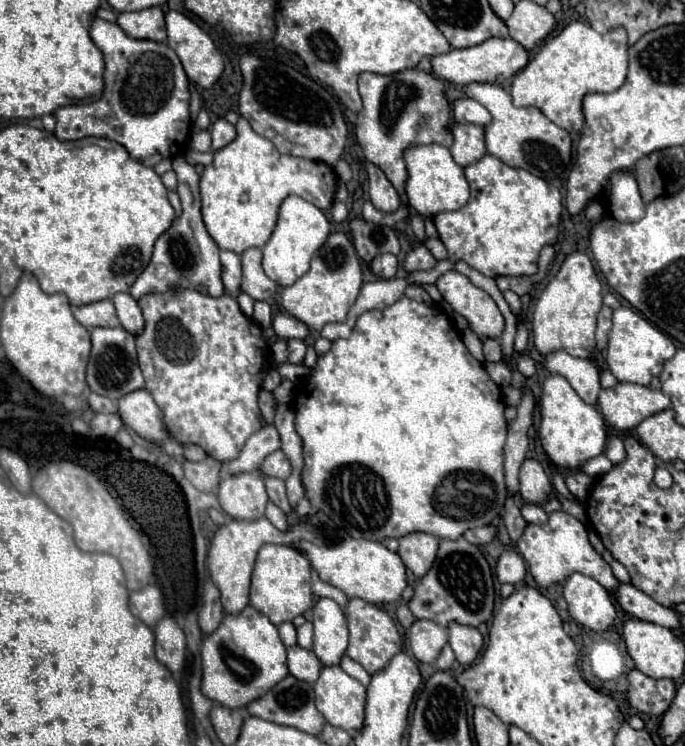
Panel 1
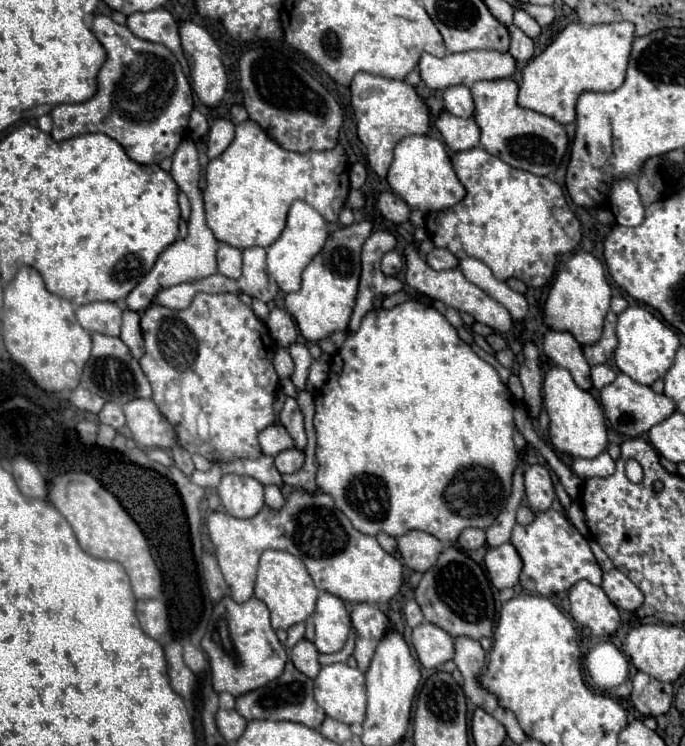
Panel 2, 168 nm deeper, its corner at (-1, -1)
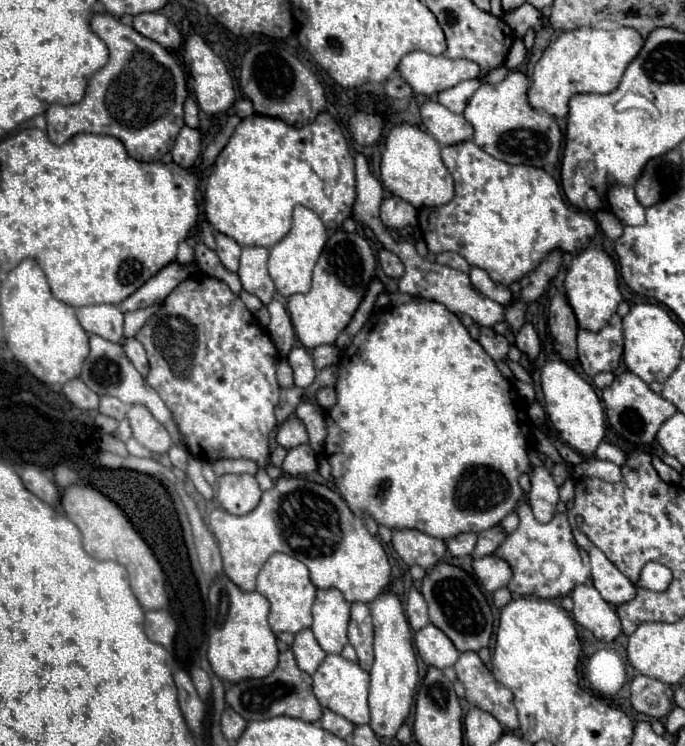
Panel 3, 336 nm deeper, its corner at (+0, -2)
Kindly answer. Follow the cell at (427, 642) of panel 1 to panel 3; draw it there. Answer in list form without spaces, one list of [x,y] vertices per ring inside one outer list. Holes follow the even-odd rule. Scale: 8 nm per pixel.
[[[428,624],[422,630],[418,630],[414,634],[414,644],[424,664],[436,666],[440,670],[454,666],[454,662],[460,656],[460,652],[454,648],[450,638],[442,630],[438,630],[434,624]]]

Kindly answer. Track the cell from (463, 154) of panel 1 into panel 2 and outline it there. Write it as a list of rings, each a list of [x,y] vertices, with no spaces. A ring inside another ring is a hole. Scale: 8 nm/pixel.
[[[441,113],[437,119],[437,129],[441,131],[445,145],[453,153],[479,145],[479,125],[473,119],[457,119],[451,113]]]

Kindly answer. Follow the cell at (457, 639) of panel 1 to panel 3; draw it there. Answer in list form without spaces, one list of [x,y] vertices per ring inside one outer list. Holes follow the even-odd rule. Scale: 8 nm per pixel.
[[[462,652],[454,670],[466,688],[466,700],[470,704],[490,712],[506,730],[518,730],[514,694],[494,680],[476,652]]]

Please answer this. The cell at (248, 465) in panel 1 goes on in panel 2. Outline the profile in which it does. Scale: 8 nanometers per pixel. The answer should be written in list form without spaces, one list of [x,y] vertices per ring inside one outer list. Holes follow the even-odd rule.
[[[271,425],[271,427],[267,427],[259,433],[259,447],[261,447],[263,455],[275,457],[277,453],[281,453],[285,449],[291,449],[293,439],[287,435],[283,425]]]

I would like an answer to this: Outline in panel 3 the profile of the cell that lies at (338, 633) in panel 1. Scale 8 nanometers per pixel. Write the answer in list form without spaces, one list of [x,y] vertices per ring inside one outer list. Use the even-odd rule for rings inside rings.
[[[336,588],[318,590],[312,606],[312,632],[328,654],[340,654],[348,642],[348,624],[350,619],[350,602],[344,600],[342,592]]]

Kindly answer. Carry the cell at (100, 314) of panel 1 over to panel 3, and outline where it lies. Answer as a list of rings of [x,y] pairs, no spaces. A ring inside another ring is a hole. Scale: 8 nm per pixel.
[[[98,304],[98,306],[84,306],[76,310],[82,328],[88,334],[102,336],[110,342],[122,342],[122,324],[124,316],[118,306],[114,304]]]

